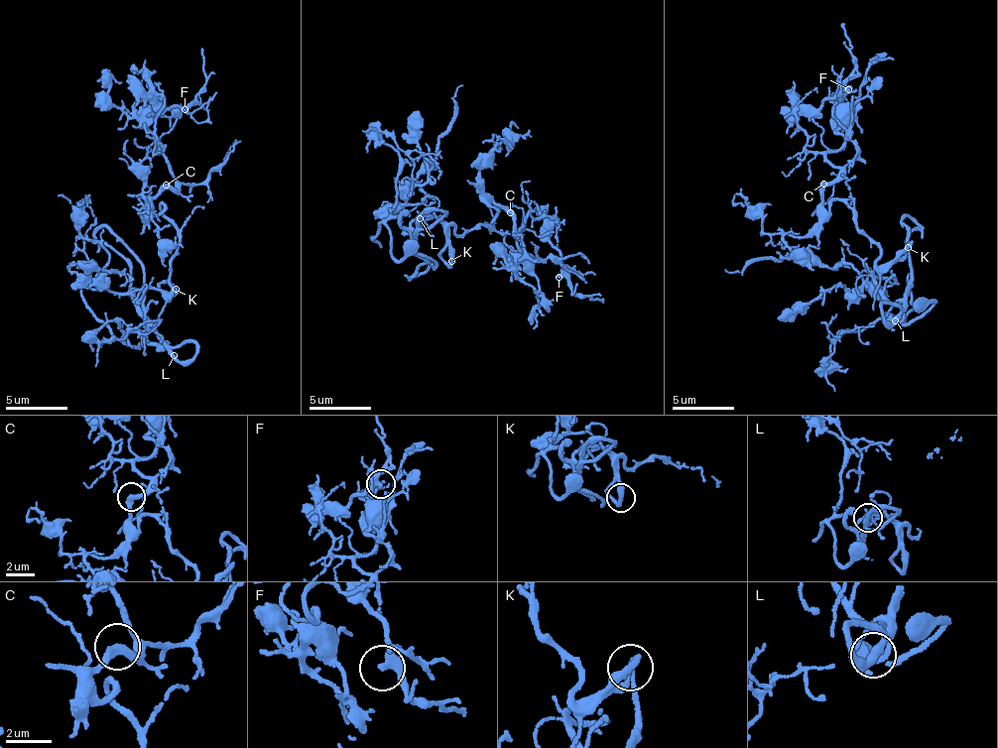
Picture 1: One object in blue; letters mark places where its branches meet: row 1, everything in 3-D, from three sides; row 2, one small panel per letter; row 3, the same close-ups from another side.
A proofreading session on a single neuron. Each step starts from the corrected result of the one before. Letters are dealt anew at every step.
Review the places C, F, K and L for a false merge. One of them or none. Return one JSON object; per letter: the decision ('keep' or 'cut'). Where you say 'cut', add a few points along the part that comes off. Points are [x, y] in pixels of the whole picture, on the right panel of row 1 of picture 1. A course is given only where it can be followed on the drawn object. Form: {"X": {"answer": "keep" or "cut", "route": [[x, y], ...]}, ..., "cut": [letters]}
{"C": {"answer": "keep"}, "F": {"answer": "keep"}, "K": {"answer": "keep"}, "L": {"answer": "keep"}, "cut": []}

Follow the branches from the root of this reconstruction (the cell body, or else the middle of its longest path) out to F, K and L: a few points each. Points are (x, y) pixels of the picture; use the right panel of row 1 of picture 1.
F: (855, 212), (846, 186), (858, 152), (842, 166), (813, 154), (797, 118), (798, 108), (820, 109), (848, 89)
K: (855, 212), (855, 226), (880, 249), (880, 260), (884, 264), (893, 262), (908, 246)
L: (855, 212), (855, 226), (880, 249), (873, 275), (878, 291), (904, 305), (904, 313), (895, 320)

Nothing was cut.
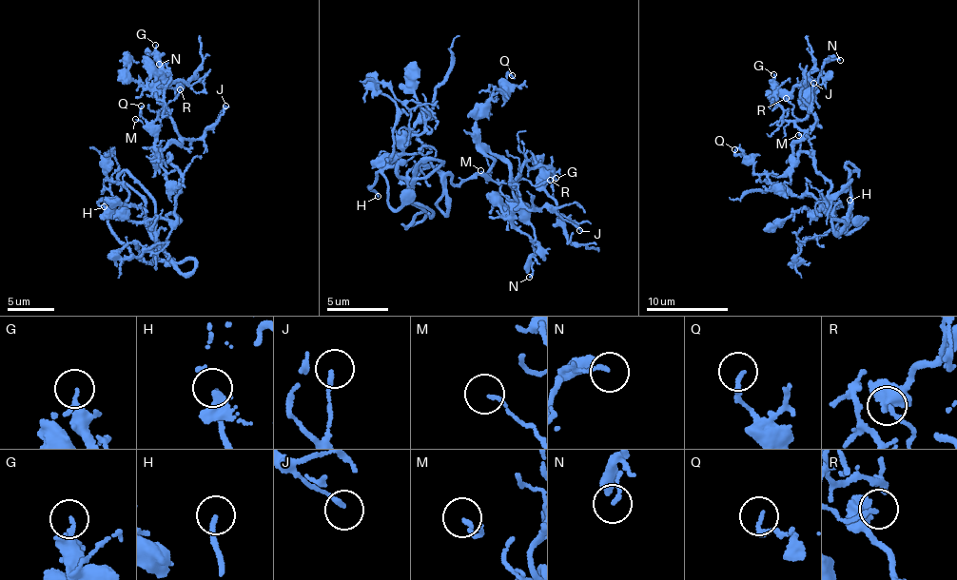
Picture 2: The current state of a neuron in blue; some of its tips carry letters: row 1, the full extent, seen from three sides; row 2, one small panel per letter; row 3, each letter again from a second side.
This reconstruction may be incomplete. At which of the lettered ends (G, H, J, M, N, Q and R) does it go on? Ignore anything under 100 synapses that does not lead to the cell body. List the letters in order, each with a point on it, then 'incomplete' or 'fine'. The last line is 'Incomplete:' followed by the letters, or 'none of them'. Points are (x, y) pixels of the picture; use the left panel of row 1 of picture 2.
G: (155, 45) | fine
H: (104, 206) | incomplete
J: (225, 106) | fine
M: (135, 119) | fine
N: (159, 64) | fine
Q: (141, 106) | fine
R: (180, 89) | fine
Incomplete: H

